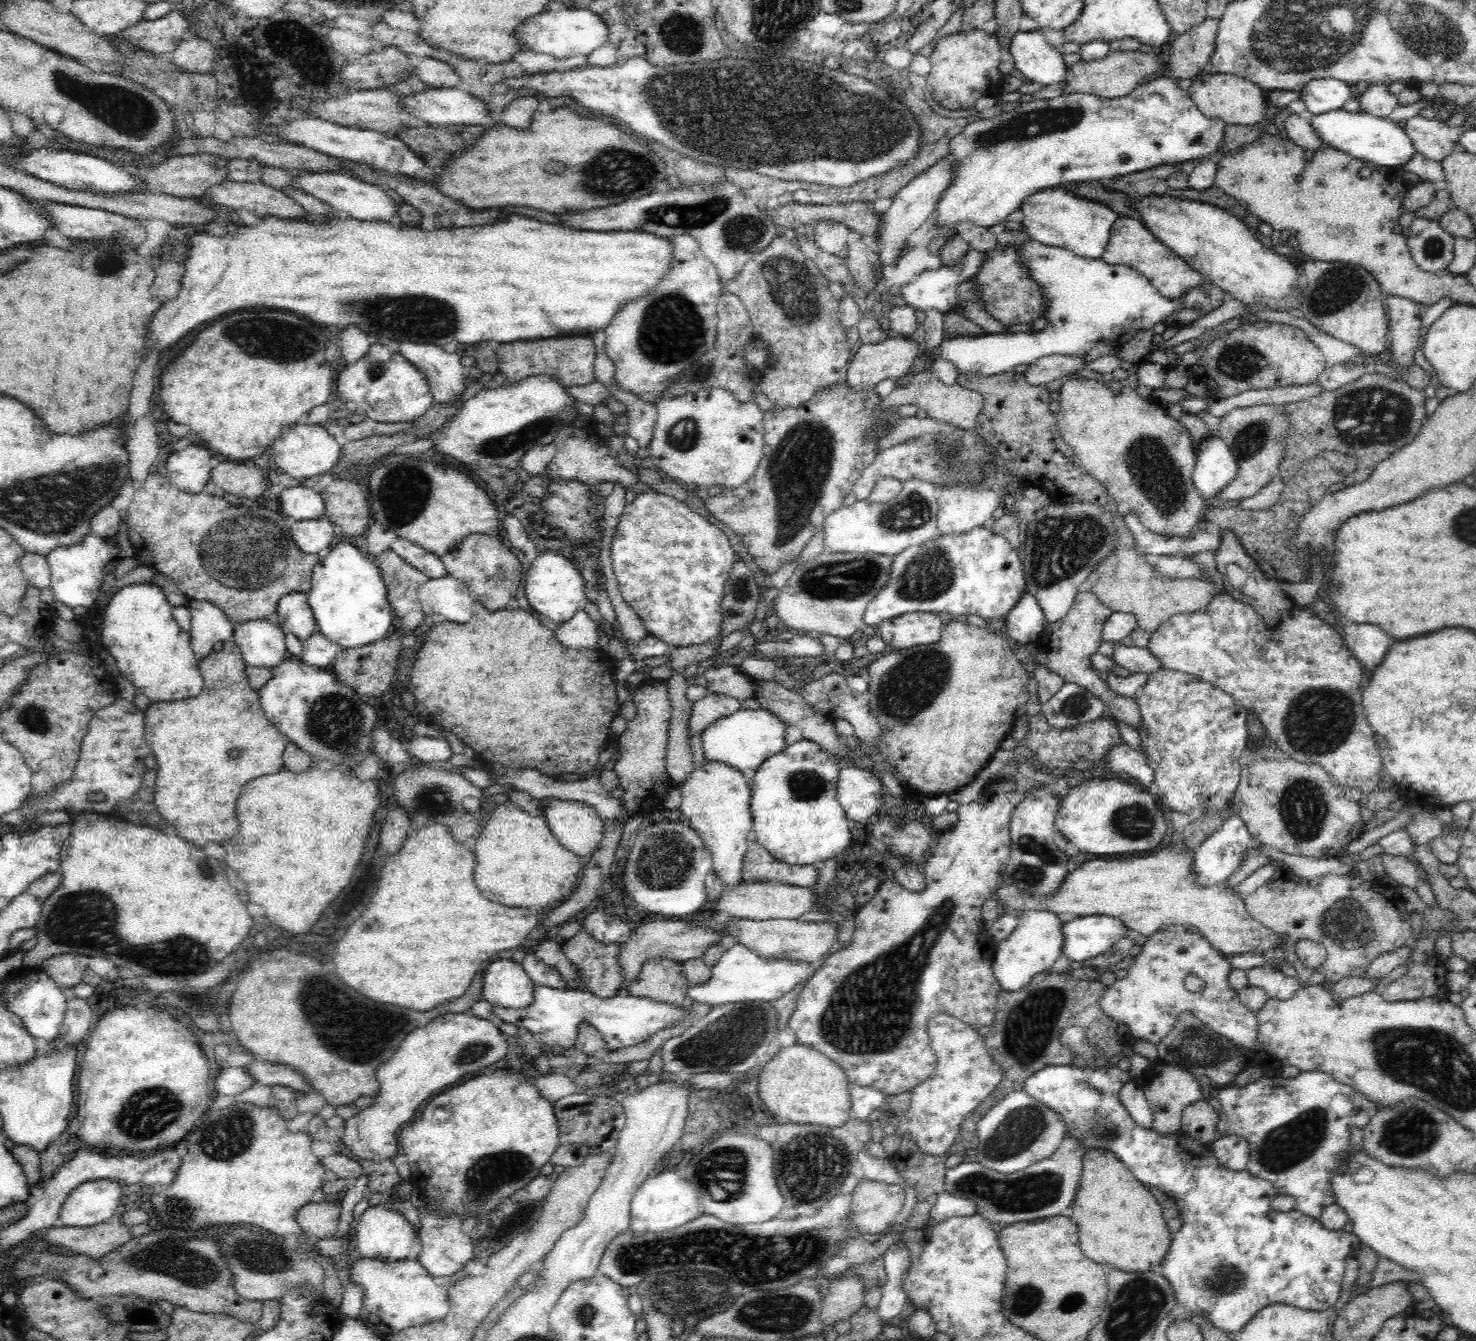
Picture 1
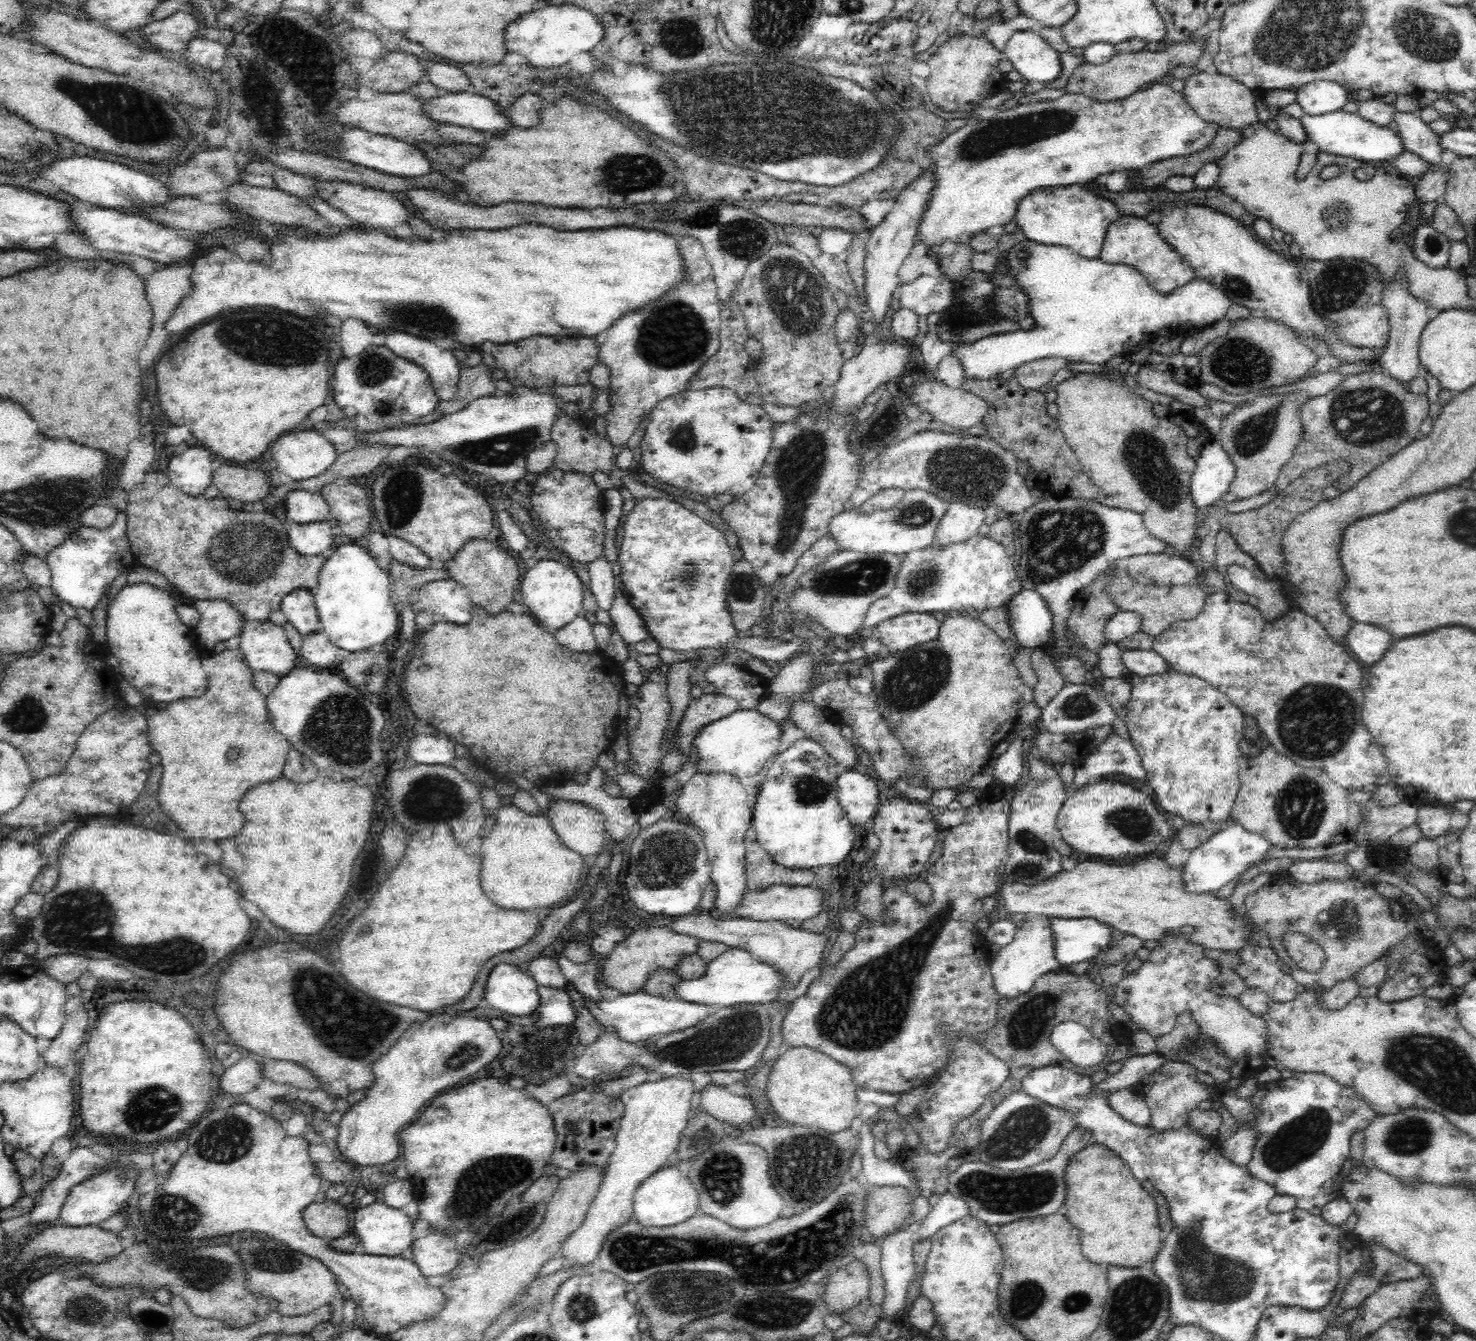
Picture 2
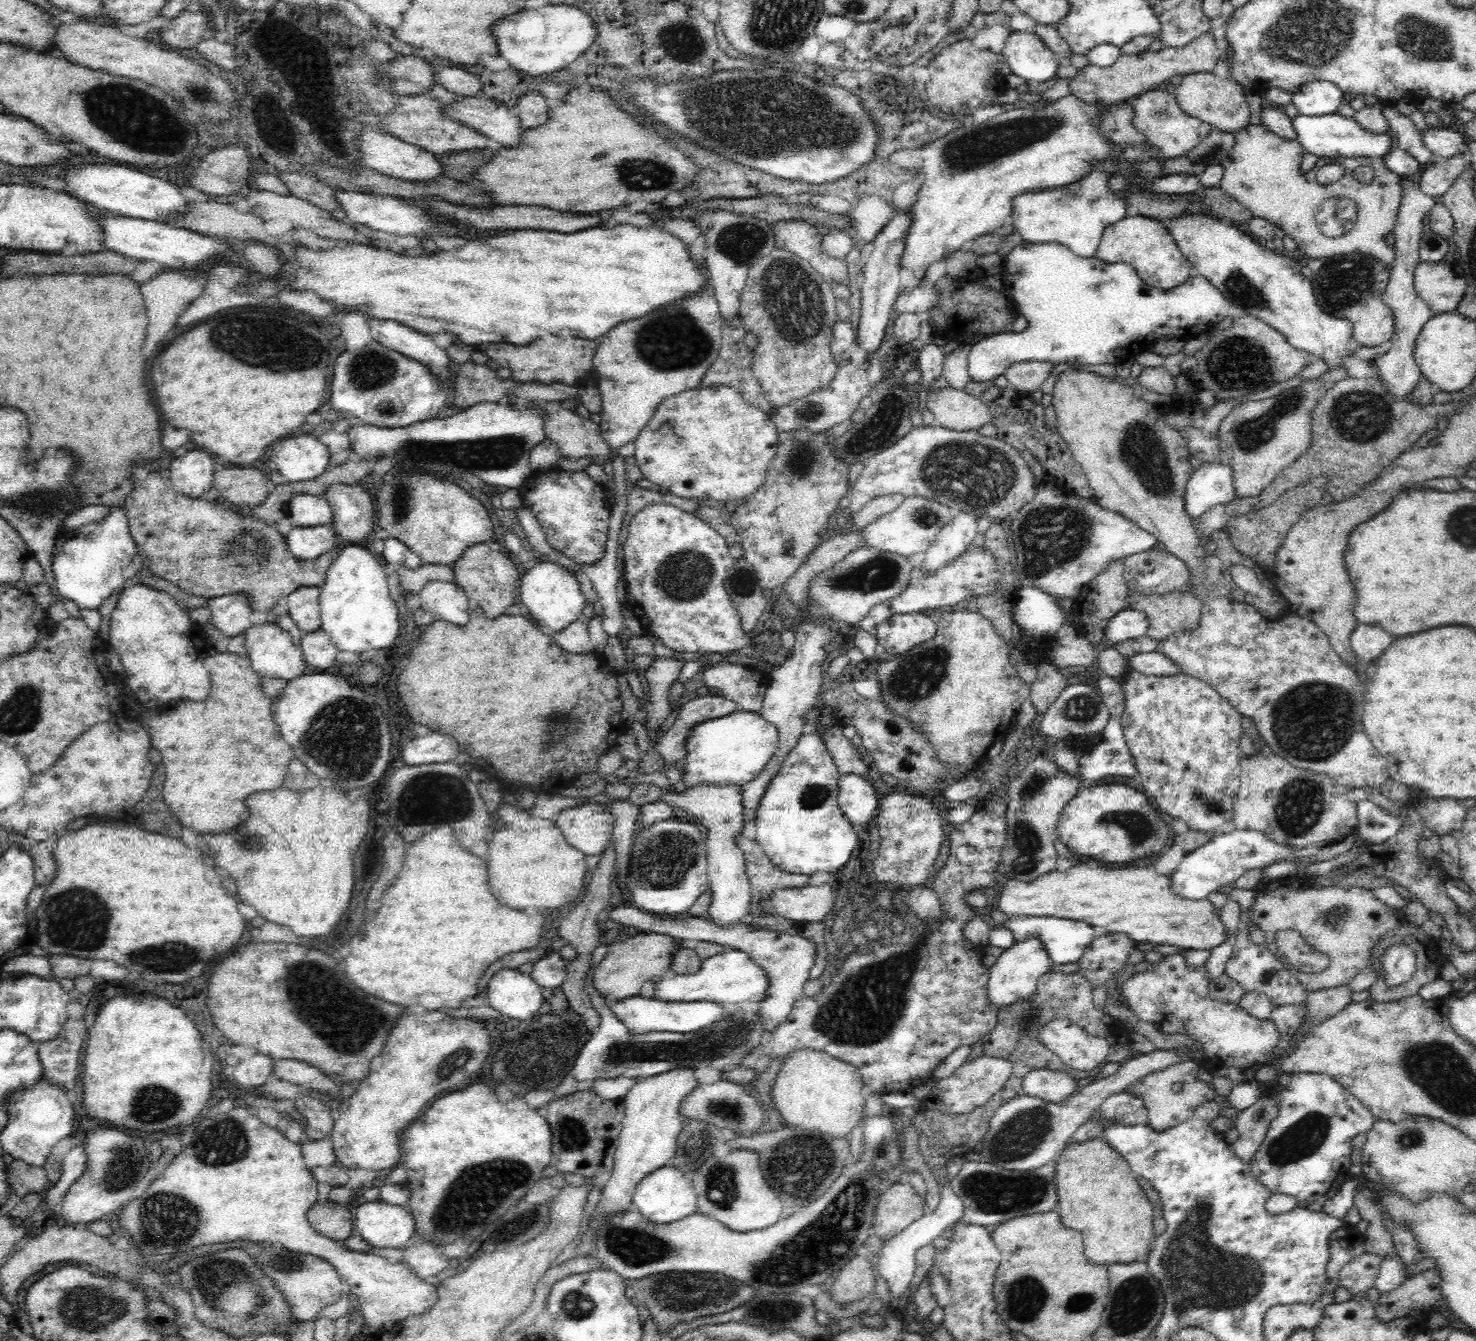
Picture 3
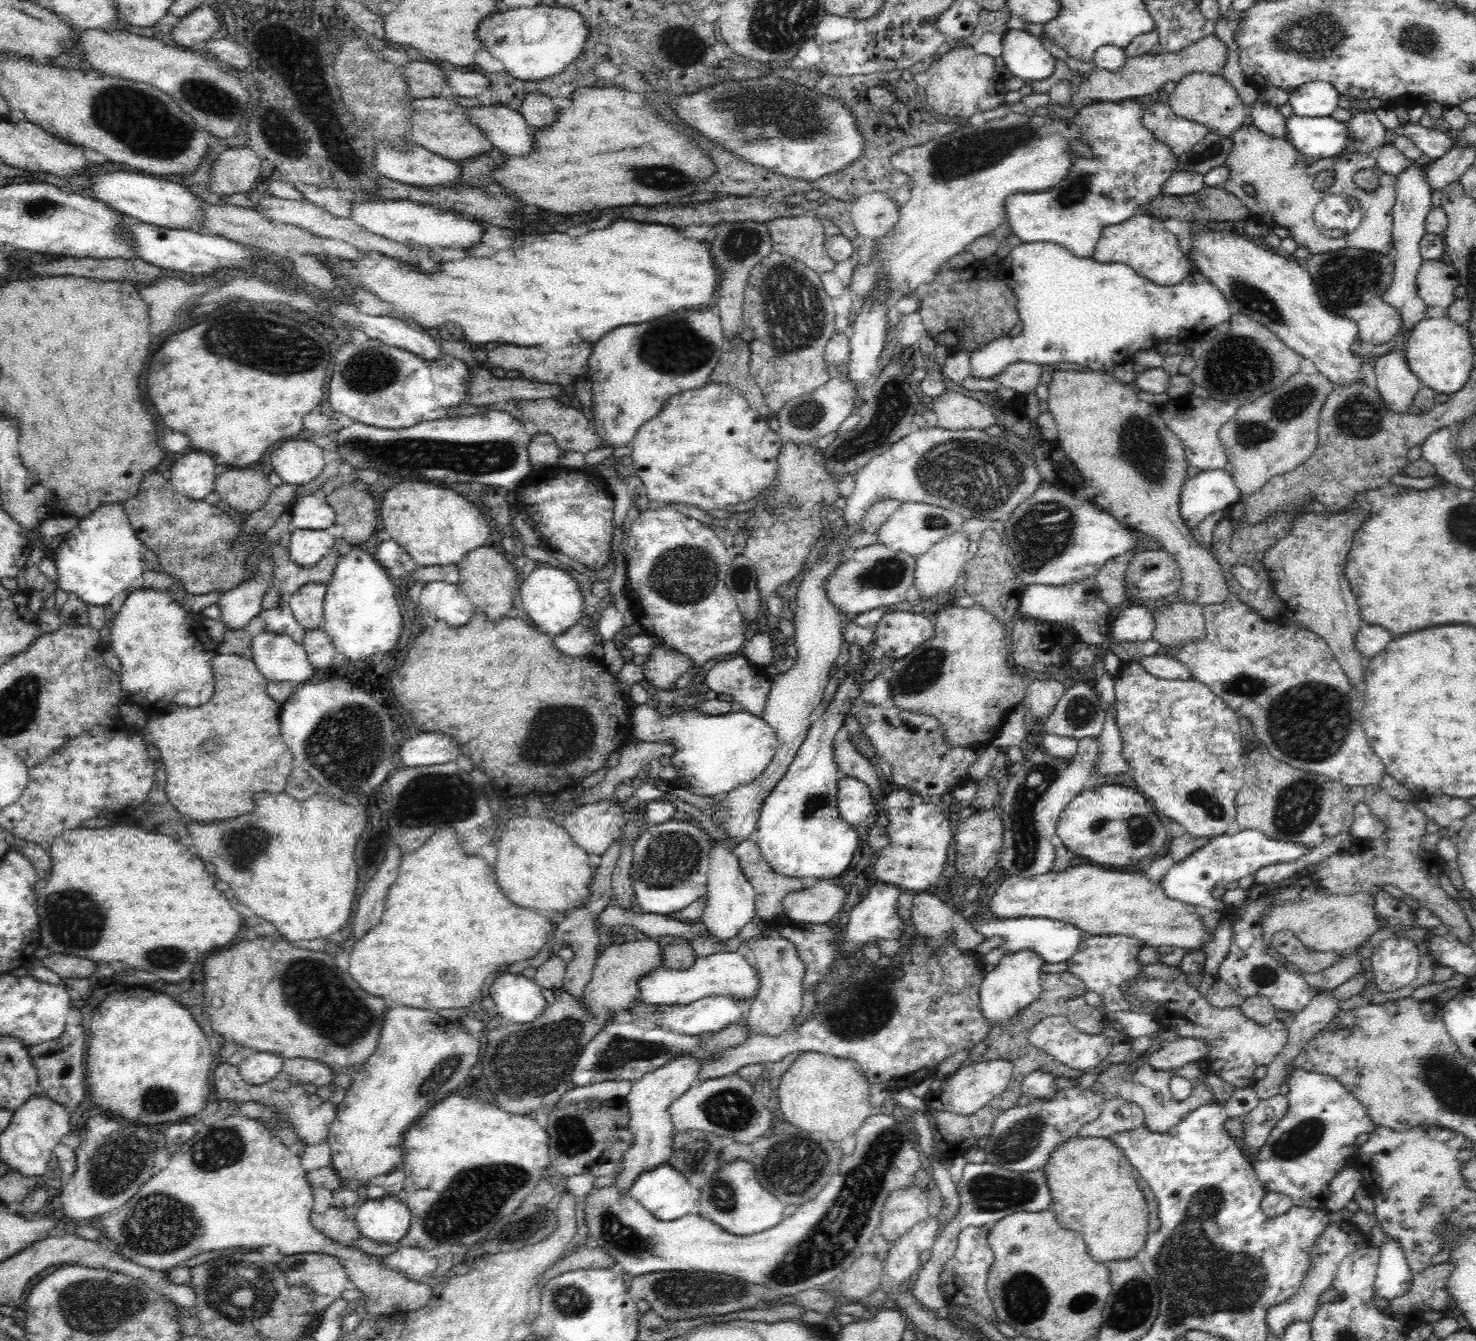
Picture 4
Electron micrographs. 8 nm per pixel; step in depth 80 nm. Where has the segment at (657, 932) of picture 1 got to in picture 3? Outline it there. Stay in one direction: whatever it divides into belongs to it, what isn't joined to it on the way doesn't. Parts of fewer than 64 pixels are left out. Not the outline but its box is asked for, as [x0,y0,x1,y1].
[592,933,679,1002]

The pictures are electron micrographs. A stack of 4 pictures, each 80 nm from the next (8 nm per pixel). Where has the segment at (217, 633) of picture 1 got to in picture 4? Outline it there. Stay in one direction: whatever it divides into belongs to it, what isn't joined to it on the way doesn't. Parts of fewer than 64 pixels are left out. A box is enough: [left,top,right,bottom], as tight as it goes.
[219,559,273,630]

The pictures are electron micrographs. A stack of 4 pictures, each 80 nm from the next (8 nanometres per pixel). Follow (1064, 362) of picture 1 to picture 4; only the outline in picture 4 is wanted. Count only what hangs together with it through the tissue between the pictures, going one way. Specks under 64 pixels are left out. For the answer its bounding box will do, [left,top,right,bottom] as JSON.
[990,362,1042,394]

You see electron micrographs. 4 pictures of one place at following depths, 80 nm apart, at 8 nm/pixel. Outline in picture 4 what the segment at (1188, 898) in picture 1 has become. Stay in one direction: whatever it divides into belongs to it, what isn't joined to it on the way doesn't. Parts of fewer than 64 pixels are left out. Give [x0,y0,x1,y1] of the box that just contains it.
[988,864,1212,948]

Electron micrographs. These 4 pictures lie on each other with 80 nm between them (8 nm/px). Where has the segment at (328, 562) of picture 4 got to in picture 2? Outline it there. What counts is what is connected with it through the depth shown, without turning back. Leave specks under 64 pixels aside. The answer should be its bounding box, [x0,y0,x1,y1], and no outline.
[123,471,327,621]

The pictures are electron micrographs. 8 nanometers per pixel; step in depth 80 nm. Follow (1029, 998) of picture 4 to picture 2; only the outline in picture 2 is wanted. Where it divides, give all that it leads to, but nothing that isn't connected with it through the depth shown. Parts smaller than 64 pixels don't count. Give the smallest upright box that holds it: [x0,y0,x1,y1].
[990,917,1062,999]

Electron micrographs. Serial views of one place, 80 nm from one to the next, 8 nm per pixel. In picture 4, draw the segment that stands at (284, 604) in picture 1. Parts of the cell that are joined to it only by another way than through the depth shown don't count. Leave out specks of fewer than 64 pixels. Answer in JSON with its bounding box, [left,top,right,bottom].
[289,583,327,630]

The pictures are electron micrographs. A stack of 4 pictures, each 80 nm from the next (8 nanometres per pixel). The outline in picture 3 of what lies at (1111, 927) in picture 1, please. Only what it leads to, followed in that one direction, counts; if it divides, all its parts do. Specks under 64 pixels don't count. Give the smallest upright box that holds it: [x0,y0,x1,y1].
[991,915,1099,965]

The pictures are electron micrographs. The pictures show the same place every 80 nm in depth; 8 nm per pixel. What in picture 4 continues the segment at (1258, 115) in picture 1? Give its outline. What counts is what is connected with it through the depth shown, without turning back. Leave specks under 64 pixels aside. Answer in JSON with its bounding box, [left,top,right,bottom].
[1168,72,1247,137]

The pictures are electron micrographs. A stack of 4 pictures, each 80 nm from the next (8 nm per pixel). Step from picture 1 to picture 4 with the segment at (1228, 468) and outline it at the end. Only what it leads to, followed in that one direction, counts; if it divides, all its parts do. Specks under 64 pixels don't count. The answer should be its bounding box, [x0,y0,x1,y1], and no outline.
[1179,469,1242,532]

